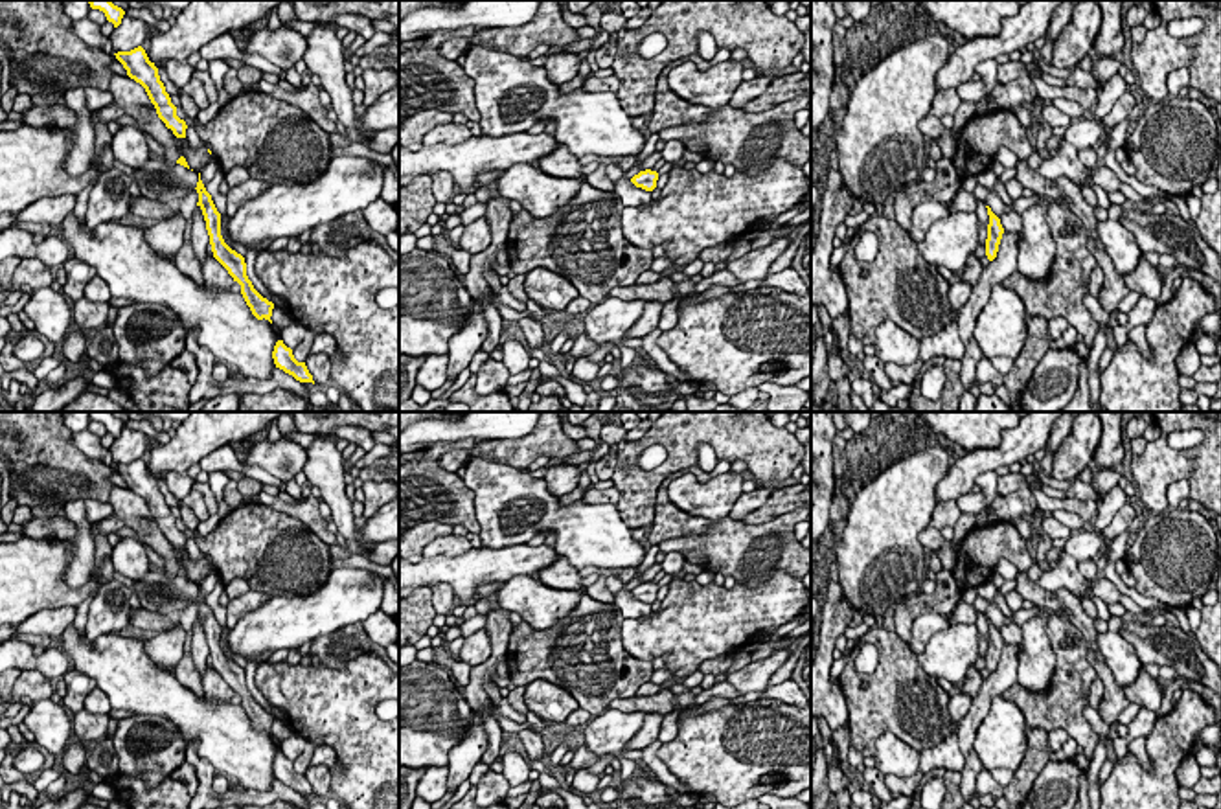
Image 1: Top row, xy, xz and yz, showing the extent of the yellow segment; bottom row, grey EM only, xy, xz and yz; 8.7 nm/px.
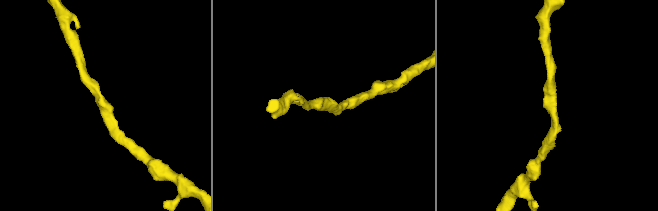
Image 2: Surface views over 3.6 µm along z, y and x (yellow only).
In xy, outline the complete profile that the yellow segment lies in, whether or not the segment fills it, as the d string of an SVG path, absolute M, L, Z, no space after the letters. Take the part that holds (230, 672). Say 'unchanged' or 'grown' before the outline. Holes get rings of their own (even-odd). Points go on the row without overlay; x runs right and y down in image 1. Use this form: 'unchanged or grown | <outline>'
unchanged | M199 585L199 594L197 594L197 605L199 605L199 614L197 618L202 621L204 632L206 632L206 642L210 647L210 656L213 669L228 682L228 686L241 697L241 706L250 719L252 726L257 732L270 732L274 715L263 710L252 697L252 693L246 688L246 675L241 666L232 662L223 647L221 647L221 625L217 623L211 607L206 603L200 585Z

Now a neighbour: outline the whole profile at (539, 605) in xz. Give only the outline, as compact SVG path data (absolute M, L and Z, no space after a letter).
M513 575L496 592L502 609L517 612L535 631L548 631L557 620L577 607L583 590L559 590L546 587L531 575Z

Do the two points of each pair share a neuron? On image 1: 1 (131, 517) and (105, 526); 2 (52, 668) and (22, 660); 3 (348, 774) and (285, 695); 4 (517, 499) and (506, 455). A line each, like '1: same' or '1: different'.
1: different
2: same
3: same
4: different

